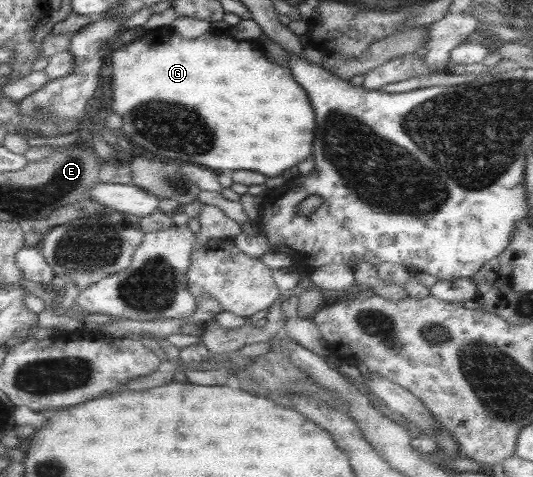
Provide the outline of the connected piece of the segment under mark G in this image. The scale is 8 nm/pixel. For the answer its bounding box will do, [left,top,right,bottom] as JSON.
[109,30,315,177]

